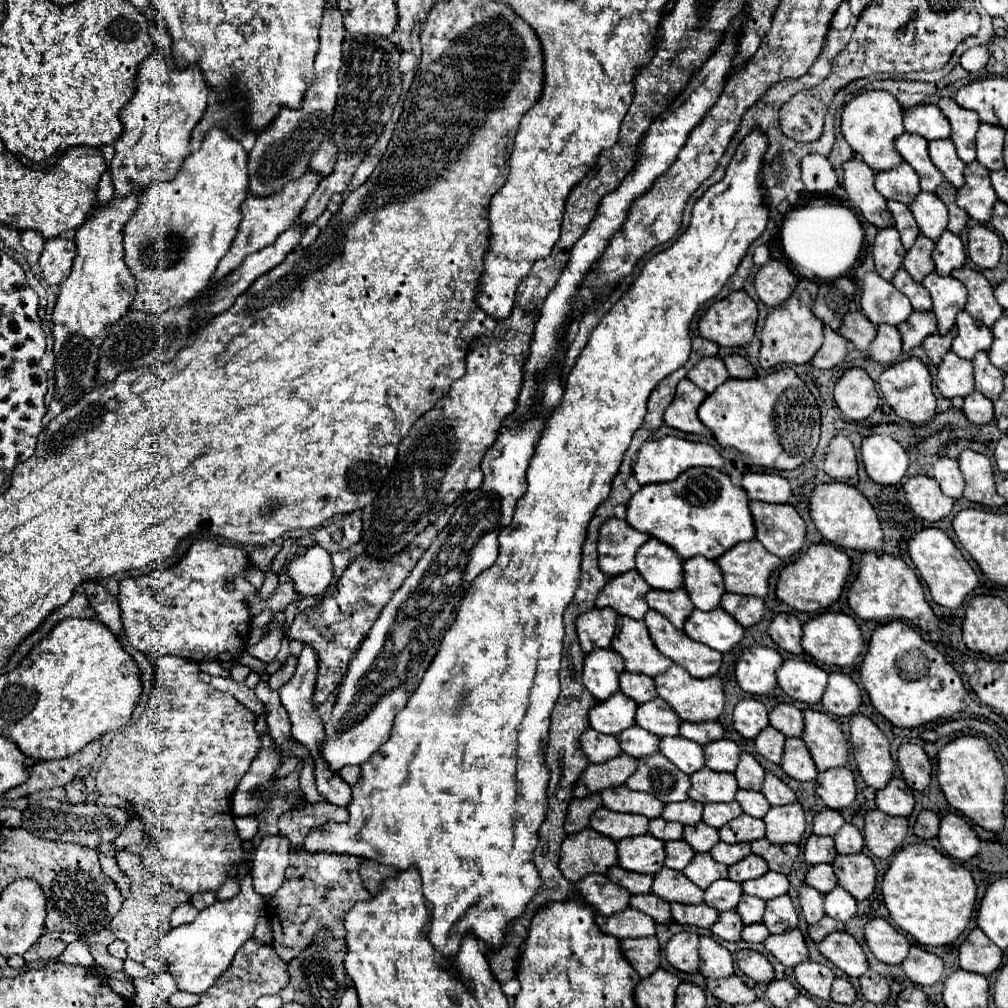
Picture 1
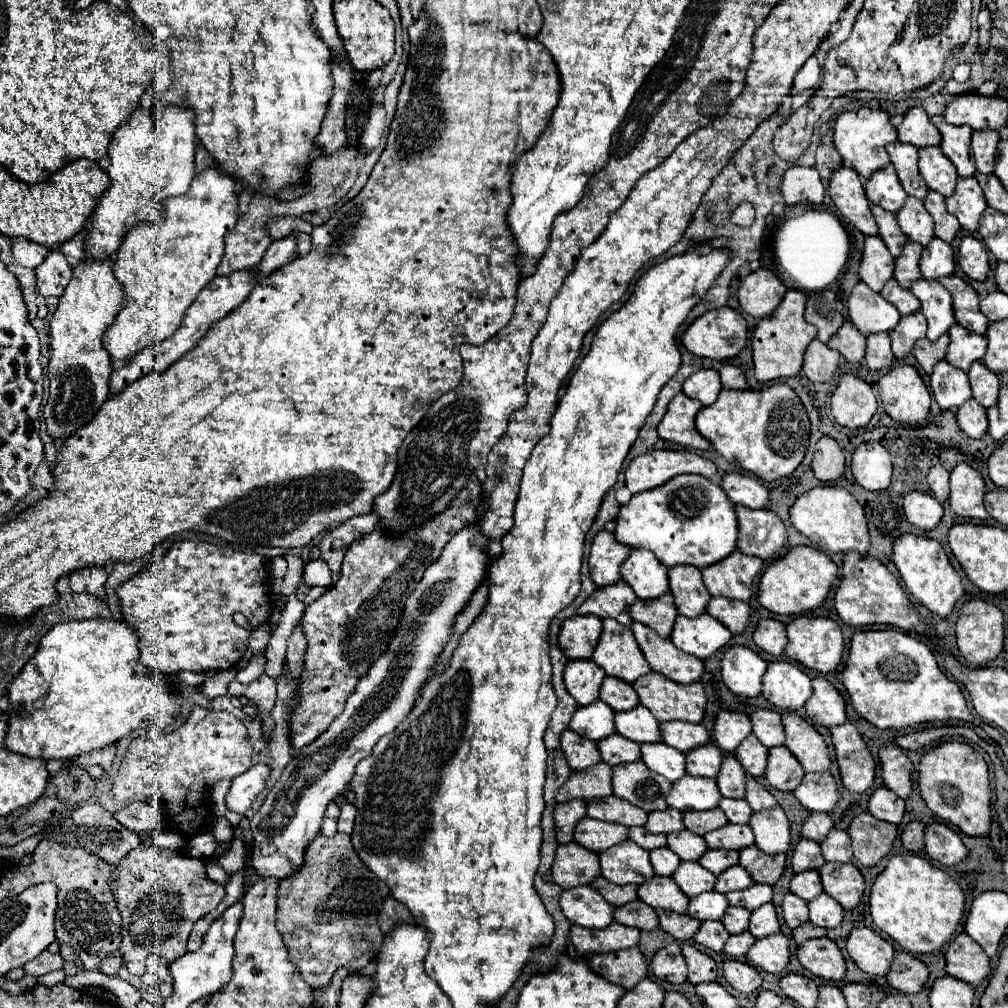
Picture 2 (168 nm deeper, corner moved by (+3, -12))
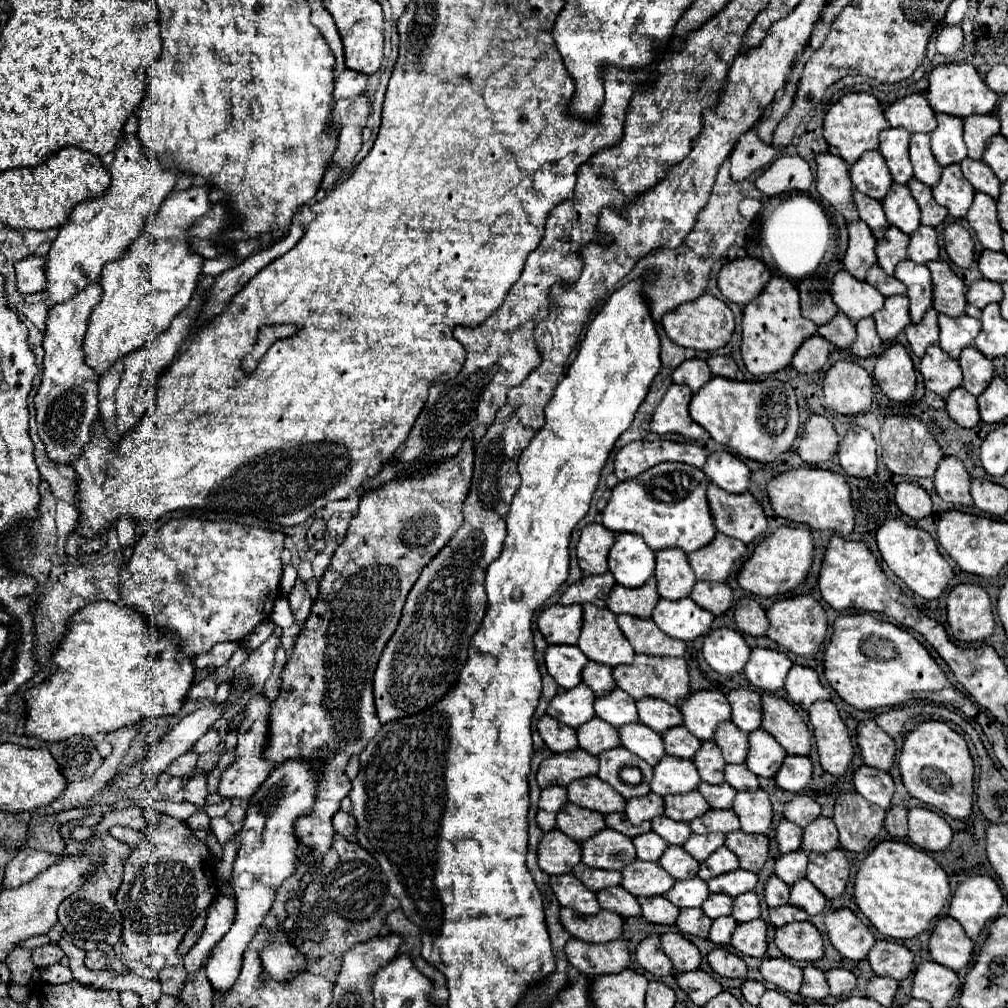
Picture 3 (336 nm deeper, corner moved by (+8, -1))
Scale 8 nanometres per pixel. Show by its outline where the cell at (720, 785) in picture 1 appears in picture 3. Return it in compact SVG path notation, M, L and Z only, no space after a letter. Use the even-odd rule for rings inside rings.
M665 756L659 764L653 766L651 778L651 792L665 796L665 794L683 794L697 790L701 778L693 764L693 760L679 760L673 756Z

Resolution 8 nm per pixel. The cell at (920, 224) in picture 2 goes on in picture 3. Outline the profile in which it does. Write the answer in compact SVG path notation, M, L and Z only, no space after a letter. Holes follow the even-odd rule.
M893 184L881 204L883 204L889 224L899 228L903 234L915 232L915 228L921 224L919 208L917 208L911 192L903 184Z

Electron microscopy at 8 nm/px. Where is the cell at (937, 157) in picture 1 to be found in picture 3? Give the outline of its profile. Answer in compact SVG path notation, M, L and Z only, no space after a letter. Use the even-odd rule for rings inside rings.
M913 134L909 142L909 158L913 164L913 176L927 186L935 186L941 178L943 168L937 164L927 134Z

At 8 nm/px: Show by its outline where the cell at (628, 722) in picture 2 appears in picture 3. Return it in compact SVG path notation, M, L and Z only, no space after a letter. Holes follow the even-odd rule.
M621 688L611 690L607 696L595 698L595 716L599 716L615 728L639 720L635 700L631 700L631 696L627 696L627 692L623 692Z

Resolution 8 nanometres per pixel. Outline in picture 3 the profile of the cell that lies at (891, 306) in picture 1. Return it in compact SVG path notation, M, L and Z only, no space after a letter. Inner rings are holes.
M839 270L833 276L831 300L853 322L873 316L885 304L885 298L877 292L877 288L855 280L847 270Z

